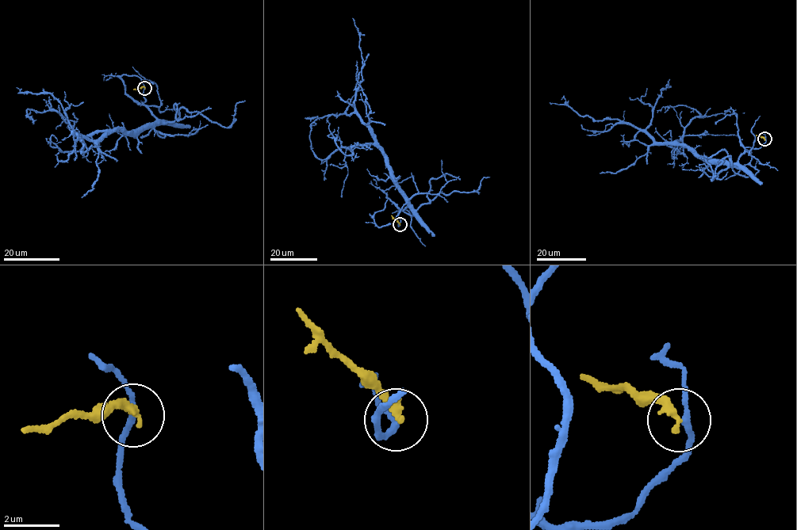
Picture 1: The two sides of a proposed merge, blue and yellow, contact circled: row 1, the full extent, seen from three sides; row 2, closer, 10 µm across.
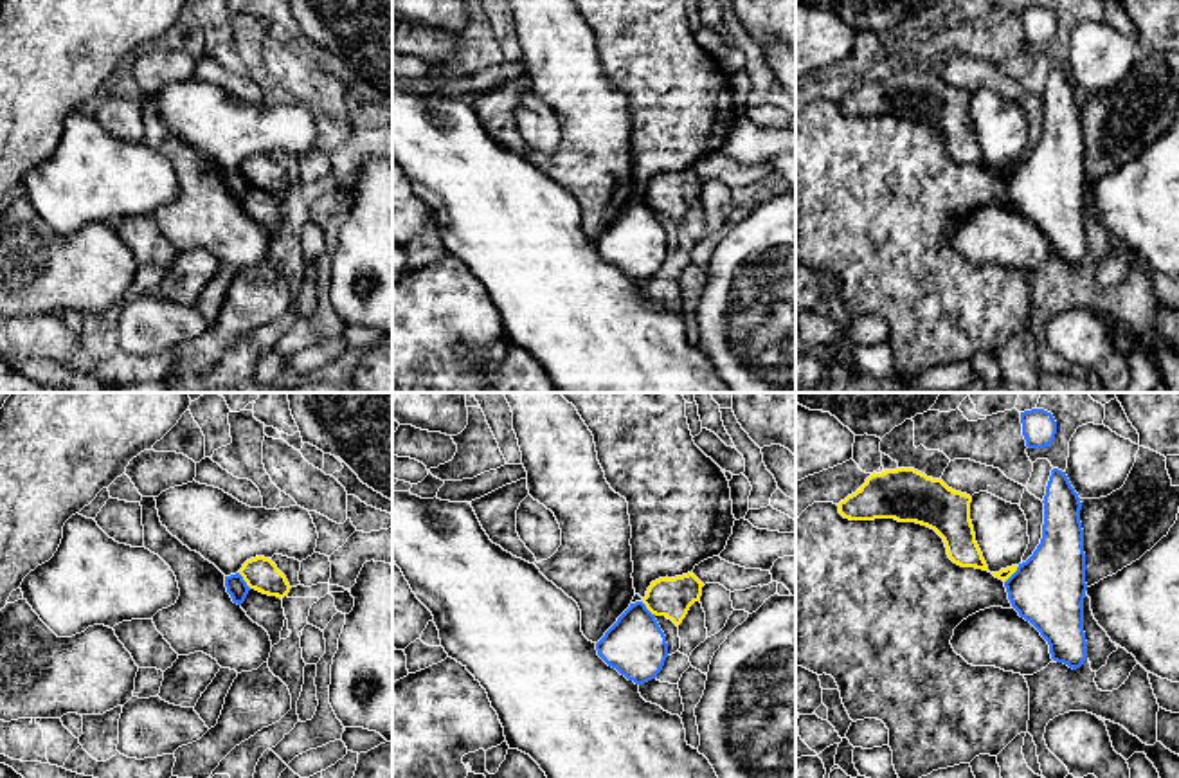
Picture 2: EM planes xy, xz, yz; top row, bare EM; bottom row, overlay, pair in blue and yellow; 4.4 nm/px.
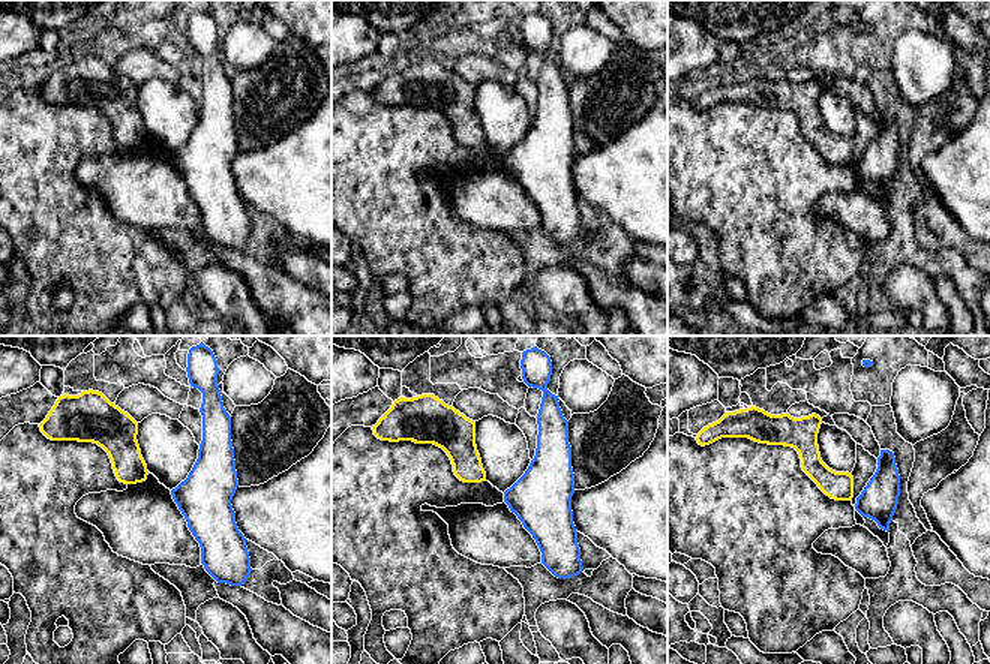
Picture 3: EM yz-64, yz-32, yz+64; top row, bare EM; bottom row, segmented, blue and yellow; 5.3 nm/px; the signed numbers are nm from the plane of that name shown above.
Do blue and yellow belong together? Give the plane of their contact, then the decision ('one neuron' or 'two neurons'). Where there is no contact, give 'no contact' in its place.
yz | two neurons

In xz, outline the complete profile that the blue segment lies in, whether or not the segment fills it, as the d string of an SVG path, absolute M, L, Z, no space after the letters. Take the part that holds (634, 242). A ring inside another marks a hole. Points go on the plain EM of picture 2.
M643 198L630 204L596 240L598 252L635 281L657 274L668 254L666 232Z

